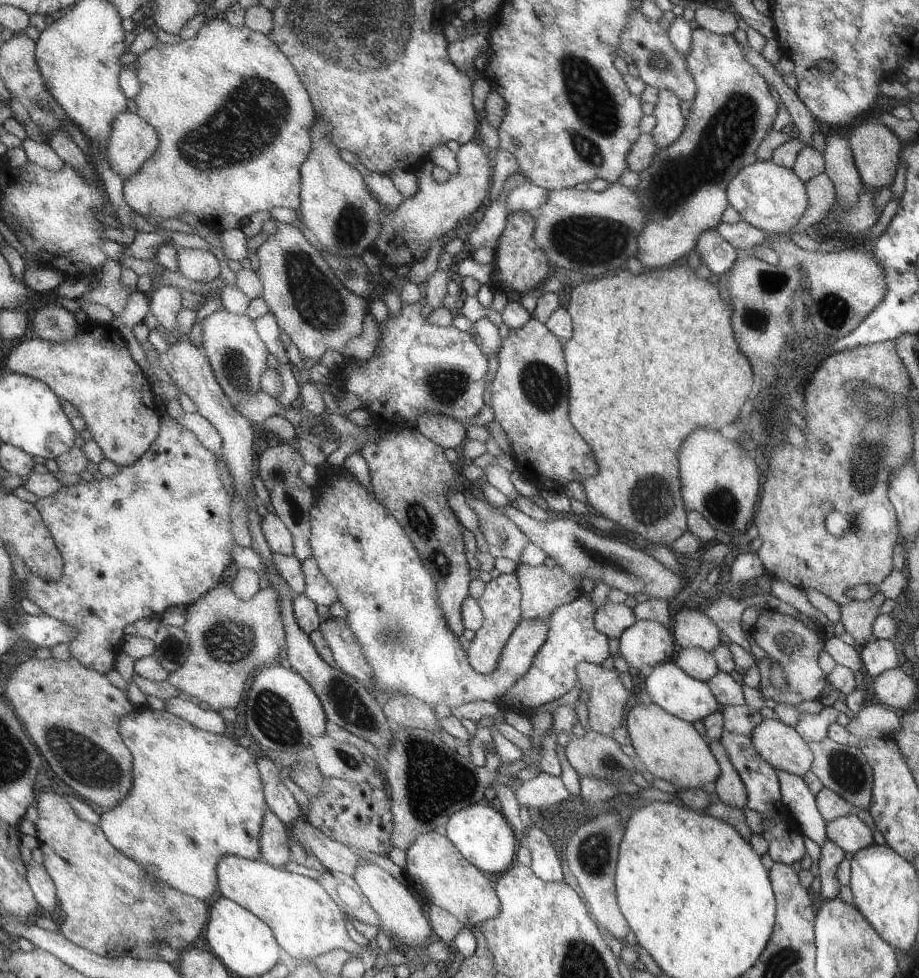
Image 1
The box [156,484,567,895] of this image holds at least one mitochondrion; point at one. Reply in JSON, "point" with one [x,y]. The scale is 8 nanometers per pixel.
{"point":[433,787]}

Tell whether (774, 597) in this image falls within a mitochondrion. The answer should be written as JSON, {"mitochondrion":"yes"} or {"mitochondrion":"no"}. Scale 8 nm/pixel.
{"mitochondrion":"no"}

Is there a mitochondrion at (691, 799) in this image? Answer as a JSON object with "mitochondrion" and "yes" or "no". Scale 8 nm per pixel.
{"mitochondrion":"no"}

